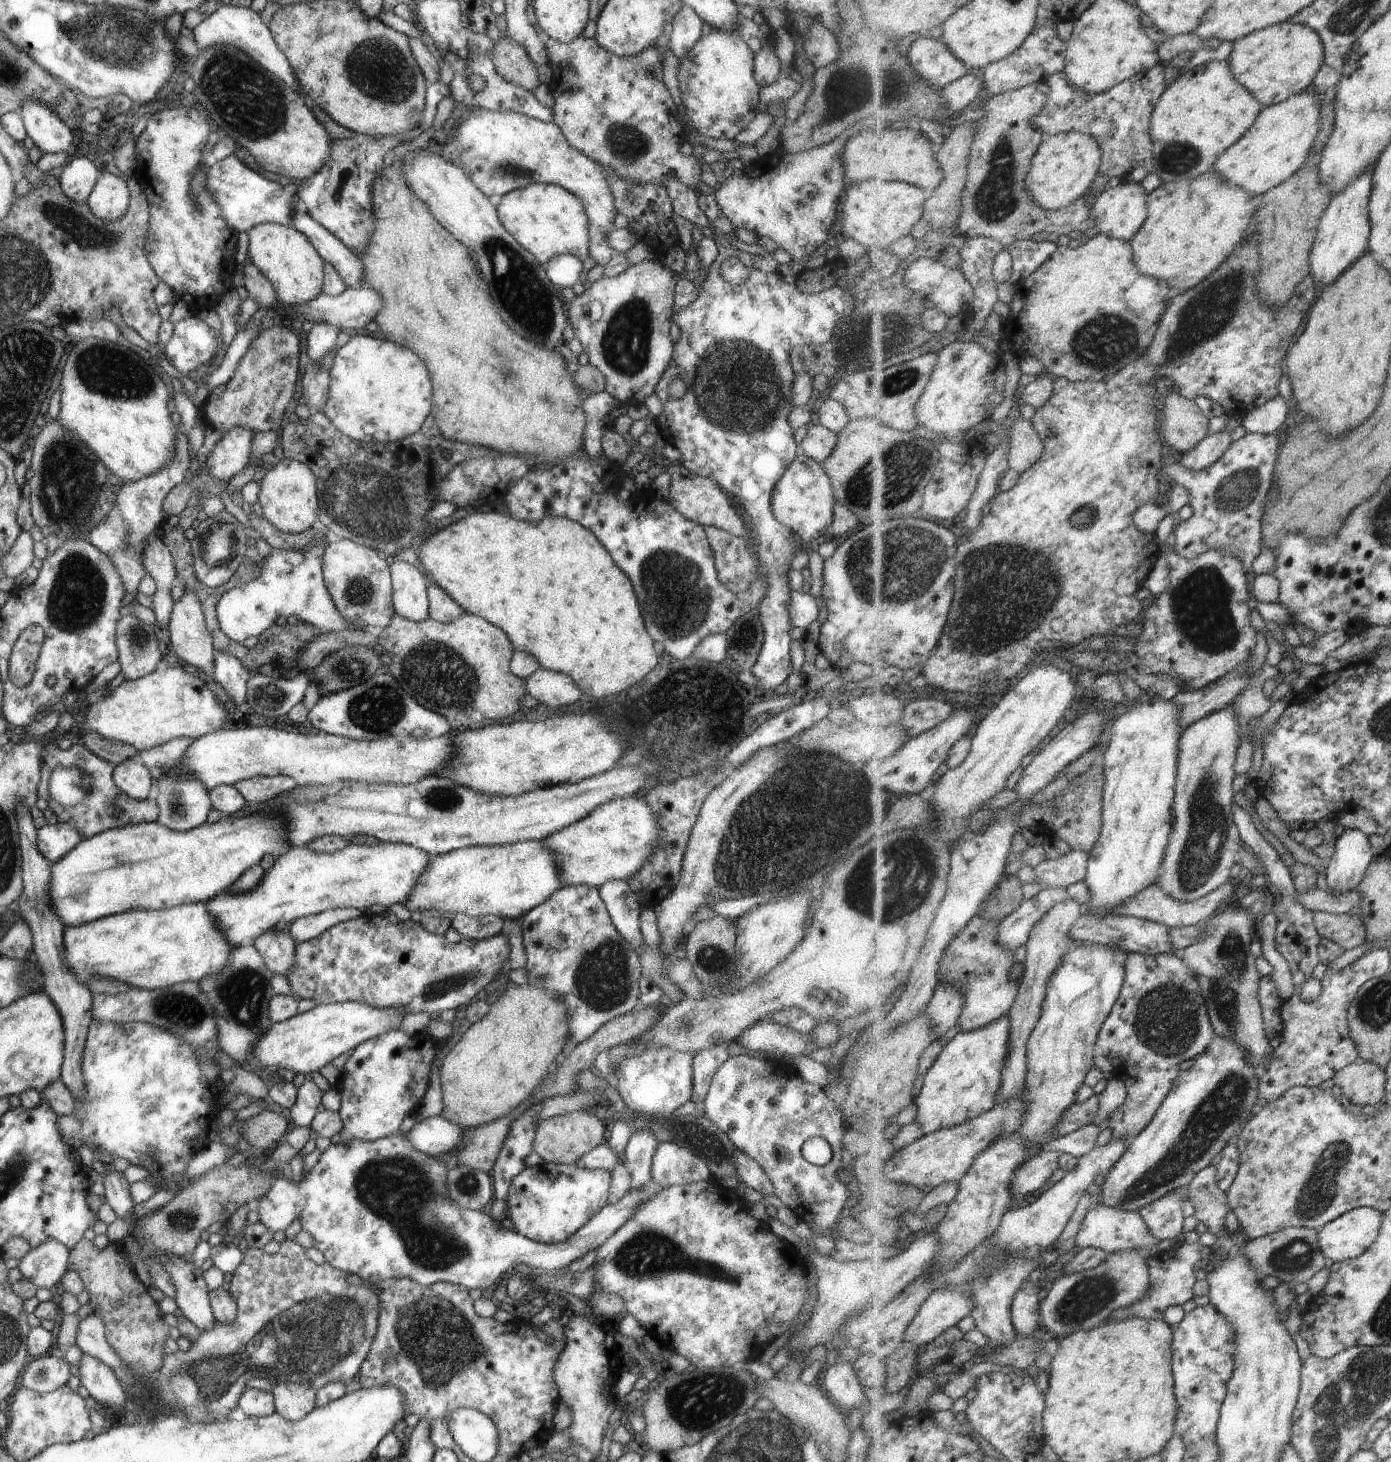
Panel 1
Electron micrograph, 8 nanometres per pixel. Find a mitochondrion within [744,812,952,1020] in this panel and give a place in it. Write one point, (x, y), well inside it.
(888, 897)

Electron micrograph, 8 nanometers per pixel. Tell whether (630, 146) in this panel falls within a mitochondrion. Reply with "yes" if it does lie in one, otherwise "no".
yes

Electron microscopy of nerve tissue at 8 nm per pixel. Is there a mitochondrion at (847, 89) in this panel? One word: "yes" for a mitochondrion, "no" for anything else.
yes

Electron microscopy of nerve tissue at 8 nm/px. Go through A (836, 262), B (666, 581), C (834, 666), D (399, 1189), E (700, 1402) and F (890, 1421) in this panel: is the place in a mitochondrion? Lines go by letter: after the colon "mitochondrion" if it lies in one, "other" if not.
A: other
B: mitochondrion
C: other
D: mitochondrion
E: mitochondrion
F: other

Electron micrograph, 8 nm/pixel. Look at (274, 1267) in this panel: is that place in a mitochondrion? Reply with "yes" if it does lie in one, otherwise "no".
no

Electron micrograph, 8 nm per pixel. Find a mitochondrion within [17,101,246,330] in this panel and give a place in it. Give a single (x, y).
(86, 235)

